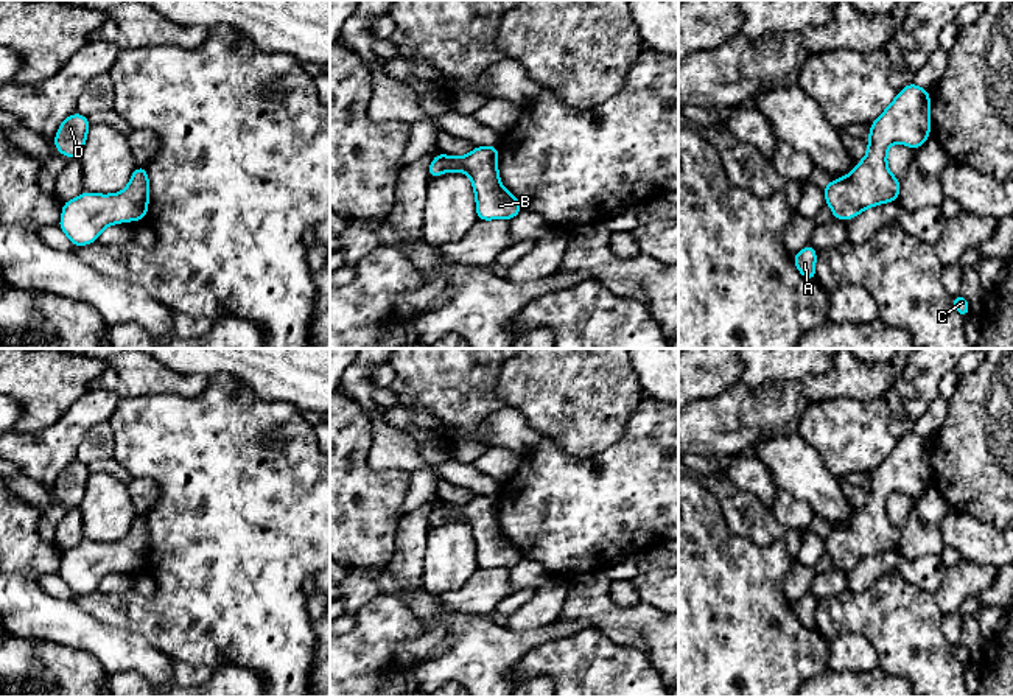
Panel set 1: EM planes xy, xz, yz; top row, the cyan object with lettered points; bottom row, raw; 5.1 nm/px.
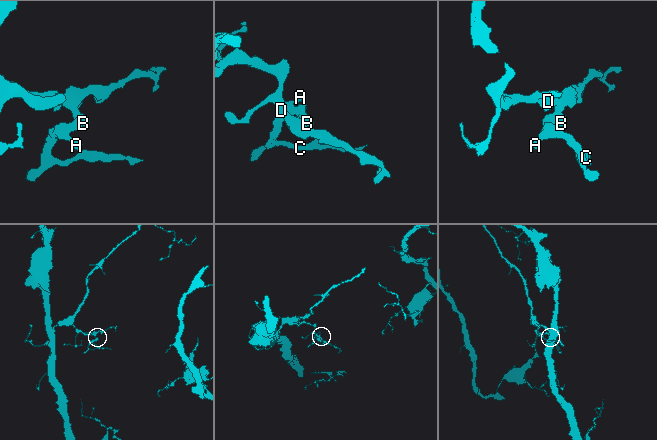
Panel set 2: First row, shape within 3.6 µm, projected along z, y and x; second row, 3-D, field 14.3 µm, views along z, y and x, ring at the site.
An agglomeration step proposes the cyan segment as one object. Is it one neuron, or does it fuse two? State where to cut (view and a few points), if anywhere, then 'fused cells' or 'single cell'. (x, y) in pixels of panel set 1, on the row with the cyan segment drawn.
no cut | single cell

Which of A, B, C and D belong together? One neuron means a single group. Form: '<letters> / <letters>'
A B C D

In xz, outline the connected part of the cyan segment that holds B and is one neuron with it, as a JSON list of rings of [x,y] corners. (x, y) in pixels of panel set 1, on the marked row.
[[[475,146],[462,157],[439,152],[428,166],[428,176],[434,179],[447,171],[467,173],[473,184],[478,219],[510,221],[523,210],[523,205],[499,182],[498,152],[499,146]]]

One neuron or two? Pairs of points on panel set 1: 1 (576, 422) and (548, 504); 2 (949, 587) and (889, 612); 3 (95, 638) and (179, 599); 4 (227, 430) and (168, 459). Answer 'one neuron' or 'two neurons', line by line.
1: two neurons
2: two neurons
3: two neurons
4: one neuron

